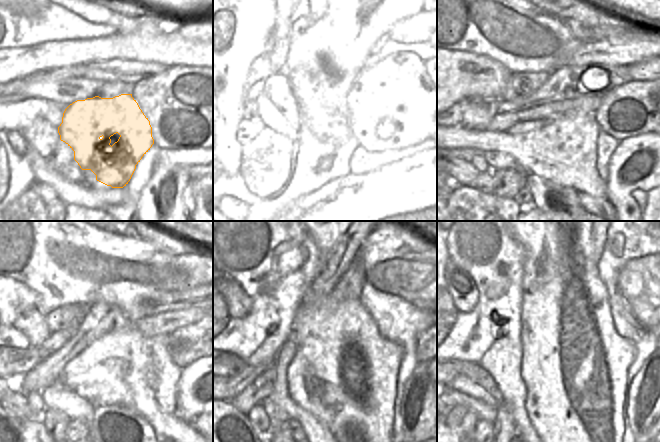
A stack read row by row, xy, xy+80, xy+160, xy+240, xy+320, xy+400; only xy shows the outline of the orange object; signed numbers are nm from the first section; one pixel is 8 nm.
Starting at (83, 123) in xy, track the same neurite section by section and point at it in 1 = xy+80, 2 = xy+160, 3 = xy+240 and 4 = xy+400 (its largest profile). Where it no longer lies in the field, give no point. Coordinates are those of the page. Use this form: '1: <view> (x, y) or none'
1: xy+80 (335, 141)
2: xy+160 (565, 152)
3: xy+240 (117, 379)
4: xy+400 (579, 377)

